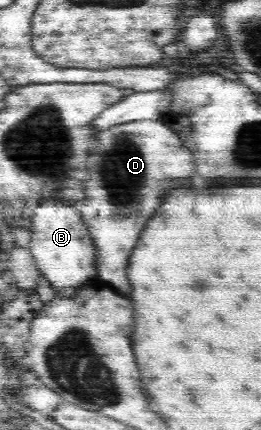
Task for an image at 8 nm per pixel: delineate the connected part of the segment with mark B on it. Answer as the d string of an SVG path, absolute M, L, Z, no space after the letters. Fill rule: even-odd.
M44 202L33 212L32 224L32 240L29 243L28 250L37 270L42 270L44 276L50 280L50 284L54 286L56 292L62 292L68 296L68 300L76 299L80 295L80 291L76 293L74 288L70 286L80 286L86 280L96 276L97 251L93 241L90 239L88 228L82 222L80 210L76 206L67 206L63 202Z

